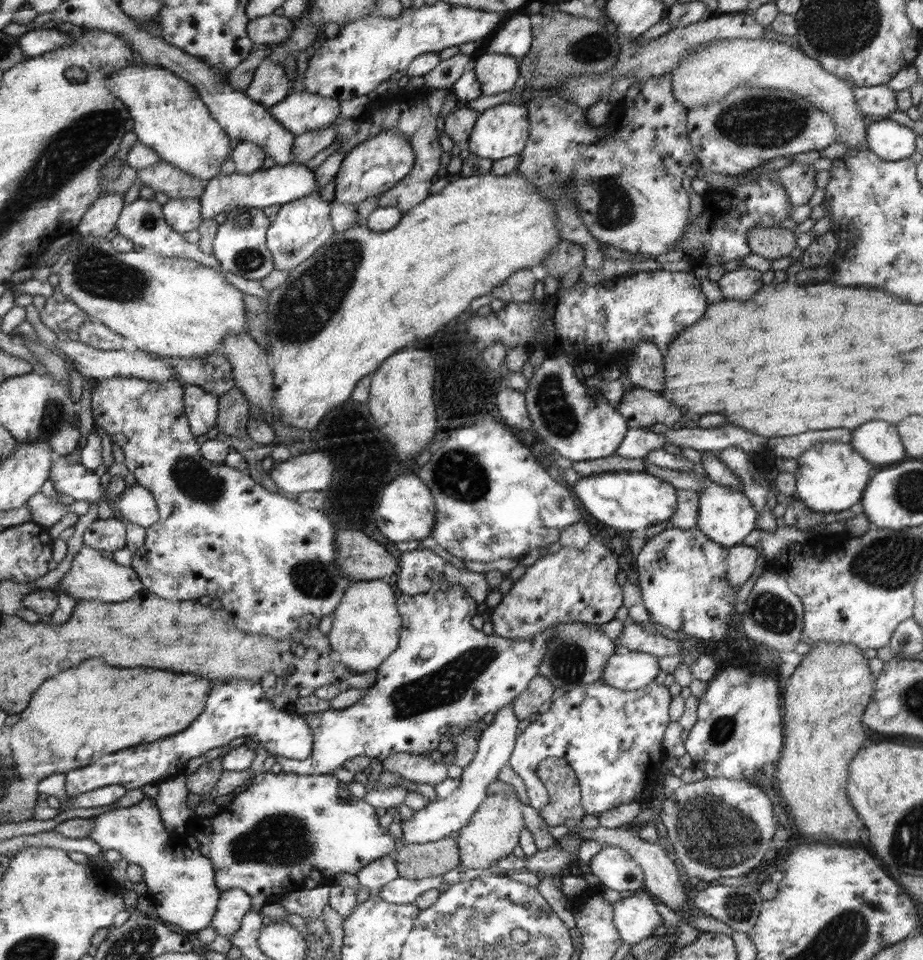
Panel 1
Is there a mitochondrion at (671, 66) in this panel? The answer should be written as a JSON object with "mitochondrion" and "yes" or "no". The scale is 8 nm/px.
{"mitochondrion":"no"}

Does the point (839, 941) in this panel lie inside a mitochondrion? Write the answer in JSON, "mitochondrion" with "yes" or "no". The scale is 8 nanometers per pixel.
{"mitochondrion":"yes"}

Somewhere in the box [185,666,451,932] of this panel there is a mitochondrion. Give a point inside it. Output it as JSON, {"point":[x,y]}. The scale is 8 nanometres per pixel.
{"point":[281,838]}

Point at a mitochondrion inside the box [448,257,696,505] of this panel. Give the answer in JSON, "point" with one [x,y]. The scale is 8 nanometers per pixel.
{"point":[556,415]}

